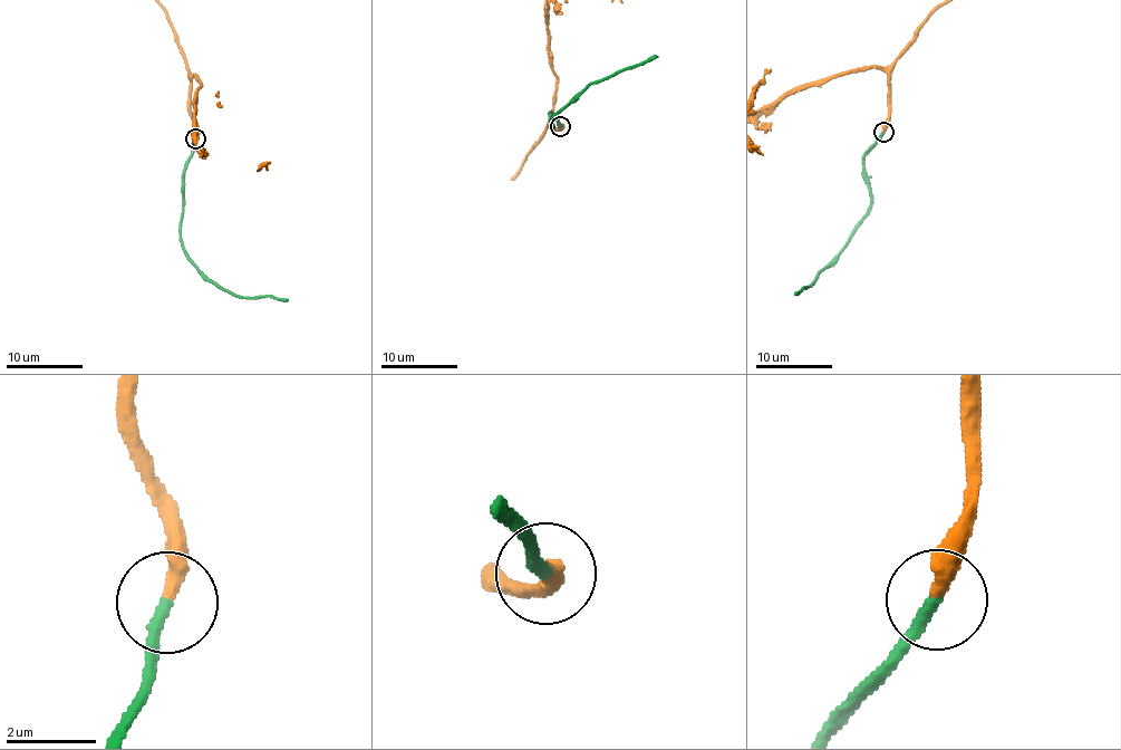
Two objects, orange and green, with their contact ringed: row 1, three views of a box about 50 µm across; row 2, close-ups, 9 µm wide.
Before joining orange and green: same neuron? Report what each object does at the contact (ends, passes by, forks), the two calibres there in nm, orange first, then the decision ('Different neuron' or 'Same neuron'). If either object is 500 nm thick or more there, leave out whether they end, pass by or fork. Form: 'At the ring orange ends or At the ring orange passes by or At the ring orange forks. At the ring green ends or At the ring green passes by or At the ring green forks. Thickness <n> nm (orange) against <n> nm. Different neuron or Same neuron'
At the ring orange ends. At the ring green ends. Thickness 400 nm (orange) against 280 nm. Same neuron

